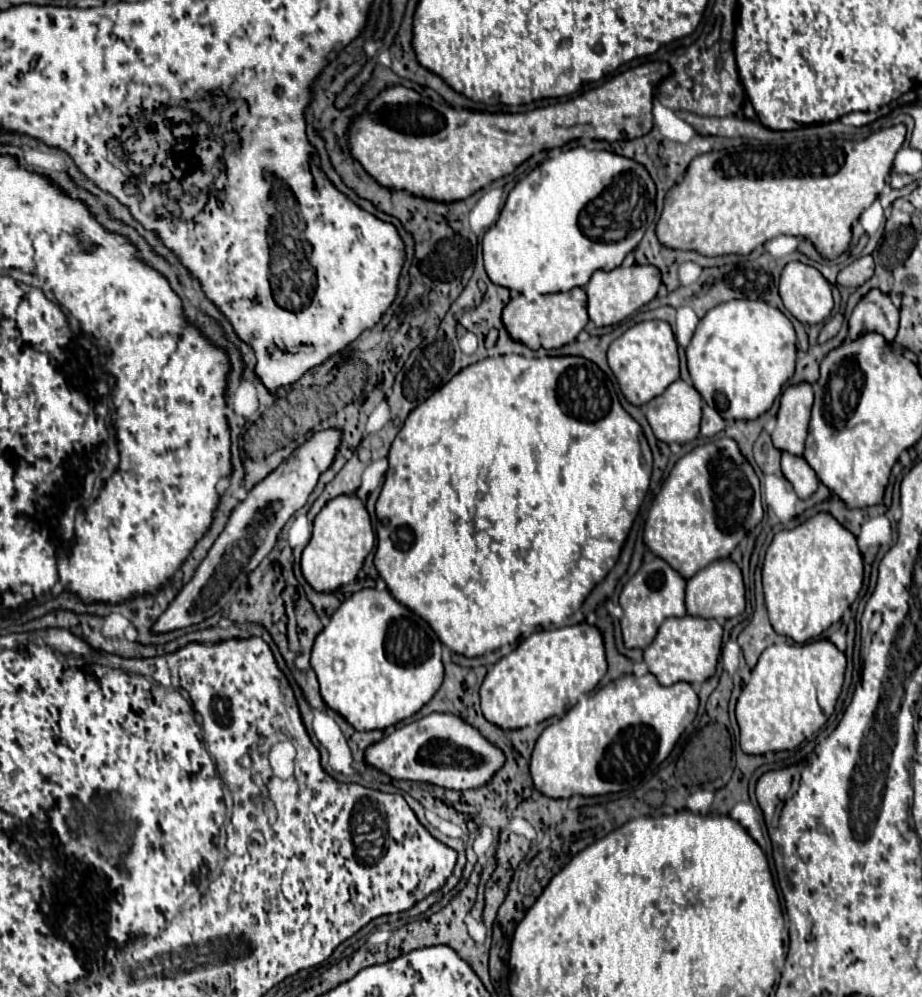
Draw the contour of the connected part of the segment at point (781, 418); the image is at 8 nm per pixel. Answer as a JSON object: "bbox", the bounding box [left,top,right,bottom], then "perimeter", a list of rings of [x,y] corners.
{"bbox":[771,382,813,456],"perimeter":[[[799,382],[785,388],[785,392],[781,394],[777,424],[771,434],[775,448],[787,450],[795,456],[803,454],[811,406],[813,406],[813,388],[809,382]]]}

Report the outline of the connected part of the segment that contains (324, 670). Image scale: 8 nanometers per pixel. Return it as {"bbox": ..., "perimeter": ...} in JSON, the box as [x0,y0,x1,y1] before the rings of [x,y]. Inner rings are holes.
{"bbox":[311,588,443,730],"perimeter":[[[363,588],[351,594],[331,616],[329,624],[317,634],[311,666],[321,684],[321,696],[325,704],[341,714],[355,730],[385,730],[405,718],[411,718],[421,710],[443,682],[443,644],[431,626],[413,610],[393,598],[389,590]]]}

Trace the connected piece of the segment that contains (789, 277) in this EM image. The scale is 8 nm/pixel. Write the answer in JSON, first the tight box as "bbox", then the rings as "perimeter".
{"bbox":[779,262,833,322],"perimeter":[[[789,262],[779,280],[779,296],[783,306],[801,322],[823,322],[833,310],[831,286],[823,274],[803,262]]]}

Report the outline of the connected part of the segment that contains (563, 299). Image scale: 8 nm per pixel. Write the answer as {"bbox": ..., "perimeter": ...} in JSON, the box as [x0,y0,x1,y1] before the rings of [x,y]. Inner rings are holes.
{"bbox":[503,288,589,350],"perimeter":[[[573,288],[571,292],[557,294],[537,294],[537,296],[515,296],[503,310],[503,324],[511,338],[523,342],[531,350],[537,348],[561,348],[577,338],[577,334],[589,322],[587,316],[587,294],[583,288]]]}

